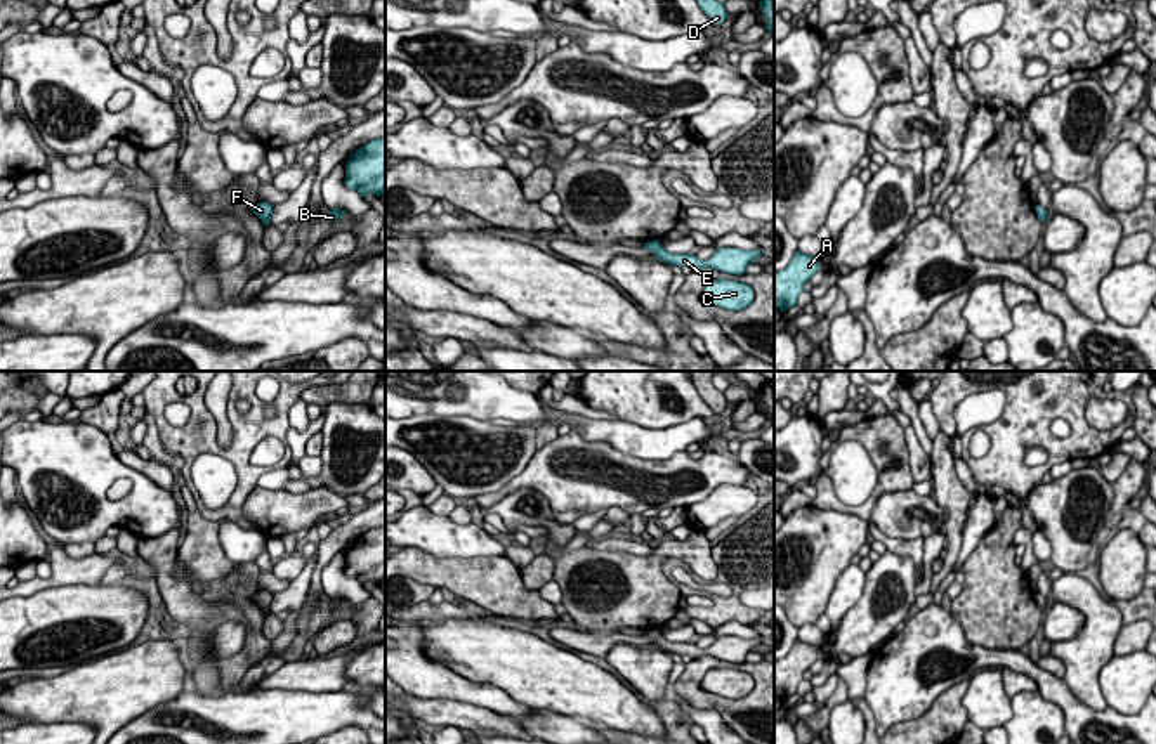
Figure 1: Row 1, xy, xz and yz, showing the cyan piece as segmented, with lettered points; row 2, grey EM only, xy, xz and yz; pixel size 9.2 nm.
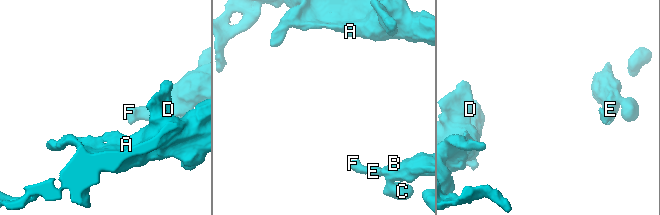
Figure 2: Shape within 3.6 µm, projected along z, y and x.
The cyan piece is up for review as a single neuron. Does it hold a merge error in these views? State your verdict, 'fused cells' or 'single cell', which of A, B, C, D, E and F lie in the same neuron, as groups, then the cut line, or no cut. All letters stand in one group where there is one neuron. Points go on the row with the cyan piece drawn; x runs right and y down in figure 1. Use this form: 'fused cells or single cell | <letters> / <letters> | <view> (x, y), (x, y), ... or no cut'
single cell | A B C D E F | no cut

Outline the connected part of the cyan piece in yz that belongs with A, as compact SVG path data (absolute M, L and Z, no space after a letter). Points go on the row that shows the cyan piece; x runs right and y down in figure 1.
M797 250L791 262L774 274L774 305L781 312L797 305L804 284L809 283L818 271L819 260Z

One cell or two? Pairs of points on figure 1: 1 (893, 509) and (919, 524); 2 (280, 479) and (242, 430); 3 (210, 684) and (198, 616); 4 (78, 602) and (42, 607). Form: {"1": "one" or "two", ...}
{"1": "one", "2": "two", "3": "one", "4": "one"}

